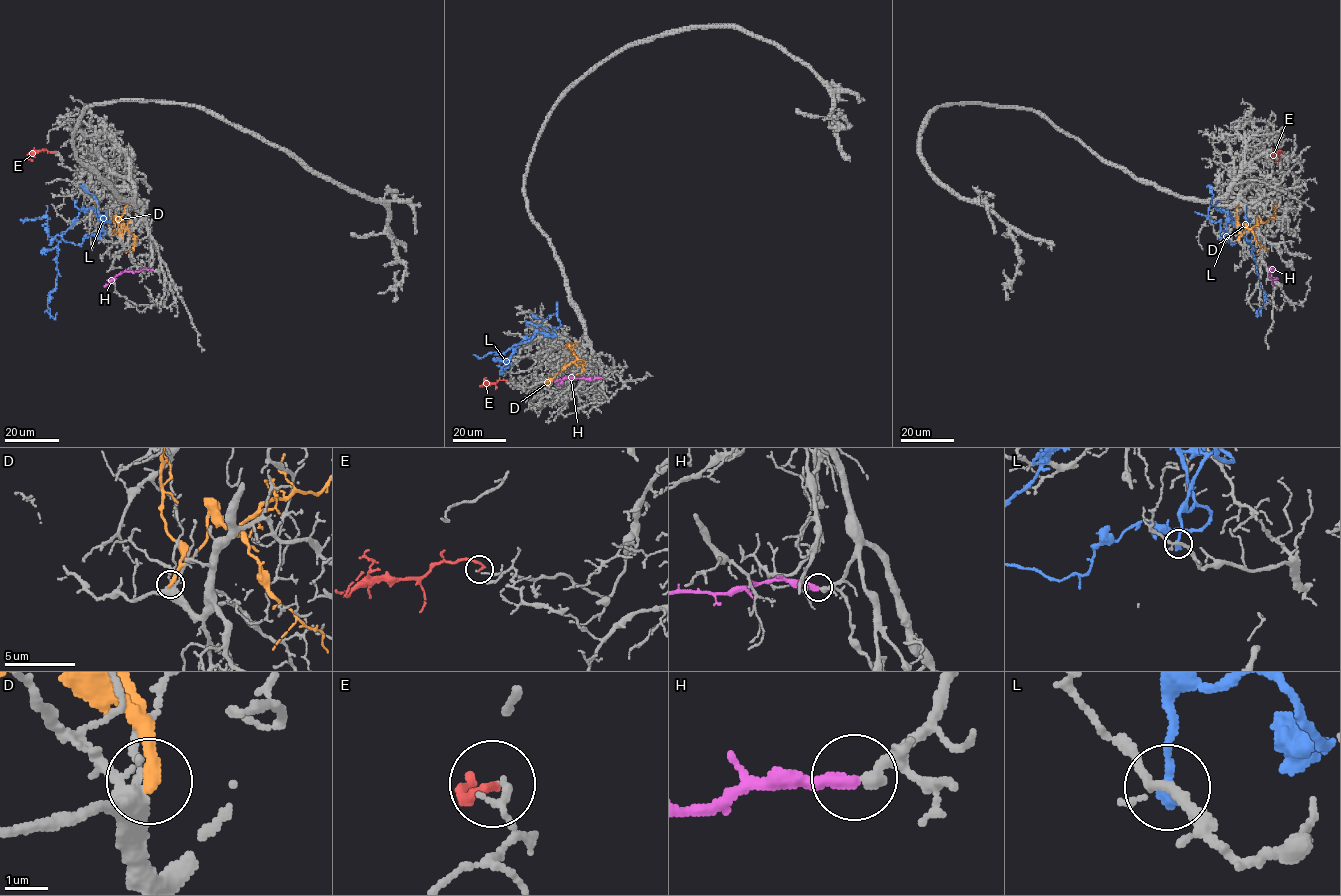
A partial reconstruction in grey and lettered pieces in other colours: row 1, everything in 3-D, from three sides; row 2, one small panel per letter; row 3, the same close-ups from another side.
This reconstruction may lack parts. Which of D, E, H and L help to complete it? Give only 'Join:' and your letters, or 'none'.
Join: H

